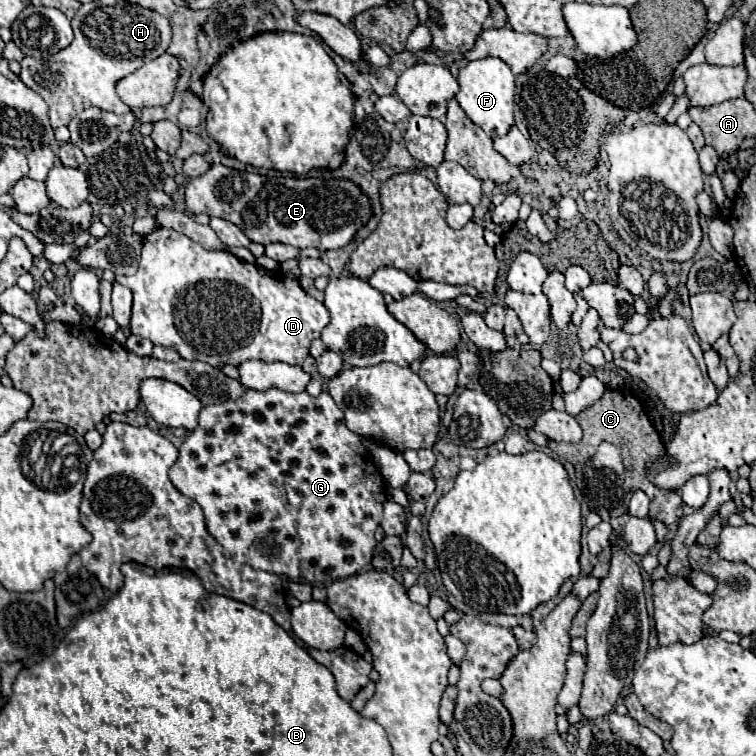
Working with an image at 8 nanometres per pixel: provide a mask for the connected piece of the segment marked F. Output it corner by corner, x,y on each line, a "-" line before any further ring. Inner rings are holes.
498,57
476,59
460,69
458,83
460,91
456,93
456,101
464,113
492,139
506,135
514,125
514,73
510,67

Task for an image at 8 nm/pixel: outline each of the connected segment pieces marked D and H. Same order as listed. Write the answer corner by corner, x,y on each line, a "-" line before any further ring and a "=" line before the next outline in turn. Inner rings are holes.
156,227
144,237
138,271
130,277
116,277
134,295
130,333
150,339
156,345
174,347
184,359
196,359
222,367
226,363
240,365
248,359
266,363
302,365
308,357
310,343
330,323
328,309
310,297
298,283
280,271
246,263
228,251
210,251
174,229
=
102,1
86,3
74,15
72,27
74,27
74,41
66,49
62,49
46,59
24,57
20,61
22,71
18,77
26,87
34,89
48,103
48,119
50,119
52,129
68,125
80,111
84,111
86,107
92,107
92,105
100,107
104,111
112,111
112,113
128,113
130,107
124,105
120,101
120,97
116,95
116,89
114,89
116,81
126,77
128,73
136,71
138,67
142,67
146,61
160,57
172,39
172,29
170,29
170,23
166,17
162,17
150,9
144,9
140,5
126,3
126,1
116,1
116,5
104,5

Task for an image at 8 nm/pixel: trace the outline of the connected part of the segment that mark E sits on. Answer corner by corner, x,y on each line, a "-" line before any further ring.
212,165
204,175
188,181
186,185
186,207
190,213
206,213
210,217
222,217
238,225
246,237
254,243
286,243
296,249
318,247
318,249
340,249
356,239
356,233
372,219
370,197
350,179
296,179
296,177
264,177
248,171
228,169
224,165

